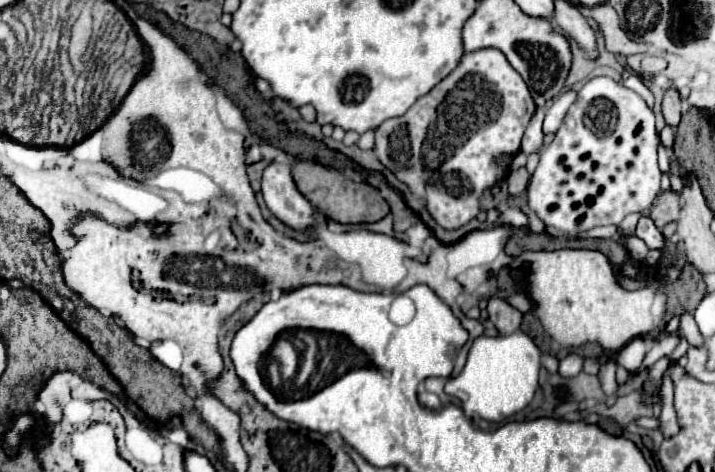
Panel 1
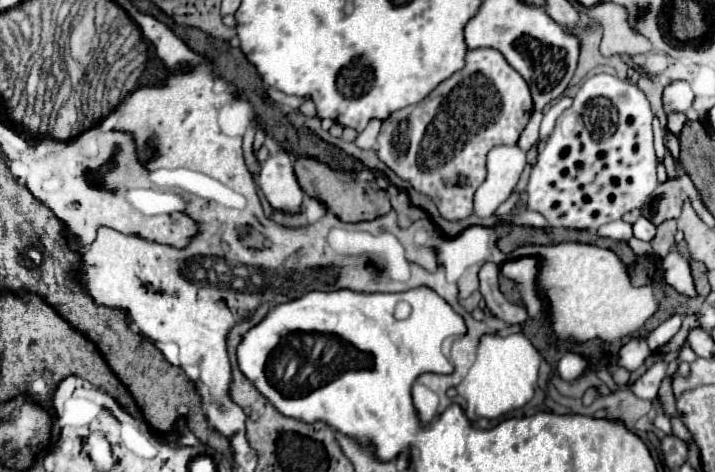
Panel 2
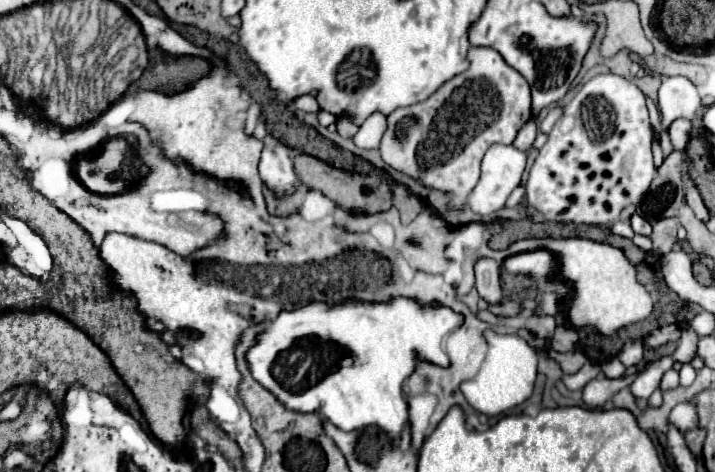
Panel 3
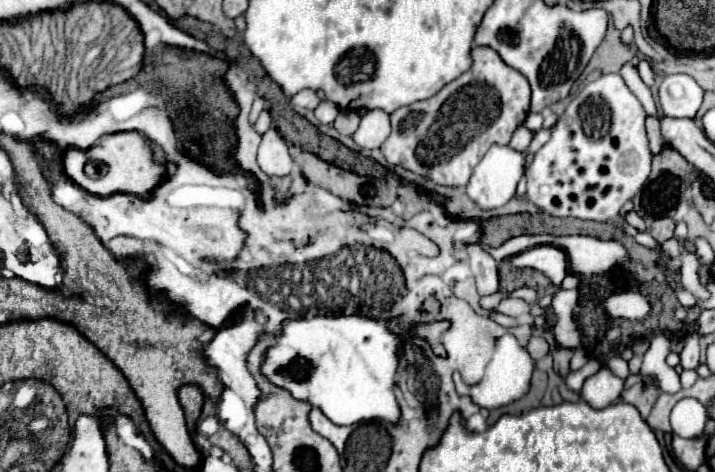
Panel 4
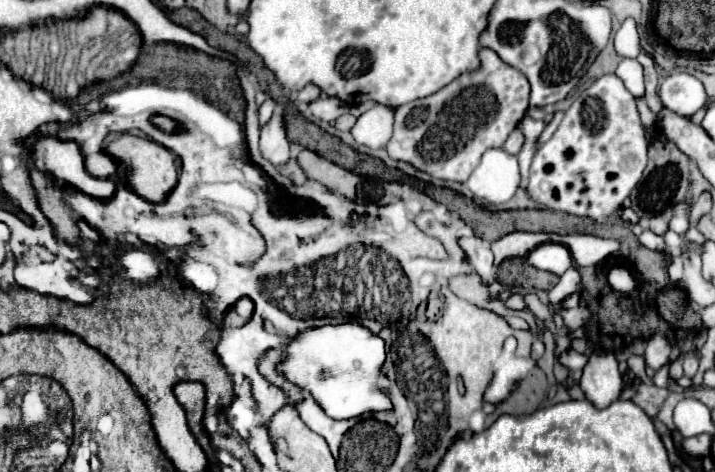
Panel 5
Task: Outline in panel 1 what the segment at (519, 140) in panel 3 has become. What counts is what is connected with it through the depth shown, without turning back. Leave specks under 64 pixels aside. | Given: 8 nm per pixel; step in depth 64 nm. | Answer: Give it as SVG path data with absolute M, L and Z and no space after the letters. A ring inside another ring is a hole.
M536 110L536 114L532 116L532 120L530 120L530 124L528 124L526 132L524 132L524 138L522 138L520 150L524 154L532 154L532 152L542 150L542 140L544 140L542 120L544 120L544 110Z

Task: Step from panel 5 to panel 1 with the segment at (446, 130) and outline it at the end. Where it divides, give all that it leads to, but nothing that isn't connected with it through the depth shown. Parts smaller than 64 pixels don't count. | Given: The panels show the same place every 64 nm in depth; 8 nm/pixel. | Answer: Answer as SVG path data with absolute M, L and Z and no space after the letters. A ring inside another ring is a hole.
M482 48L466 52L458 68L436 84L426 96L408 108L406 114L388 118L376 128L374 152L378 160L404 182L412 194L424 198L434 220L452 230L460 228L478 216L478 198L484 188L492 186L504 176L504 168L494 166L494 158L516 152L520 148L522 134L530 122L530 112L536 106L530 98L530 90L522 76L508 64L506 56L496 48Z

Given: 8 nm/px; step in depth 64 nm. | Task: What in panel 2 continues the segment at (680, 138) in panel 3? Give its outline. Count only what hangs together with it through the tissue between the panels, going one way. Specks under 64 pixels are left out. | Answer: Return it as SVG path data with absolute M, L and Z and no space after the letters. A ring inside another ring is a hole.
M670 114L670 116L668 116L668 130L670 130L674 136L680 136L684 122L688 122L684 114Z

